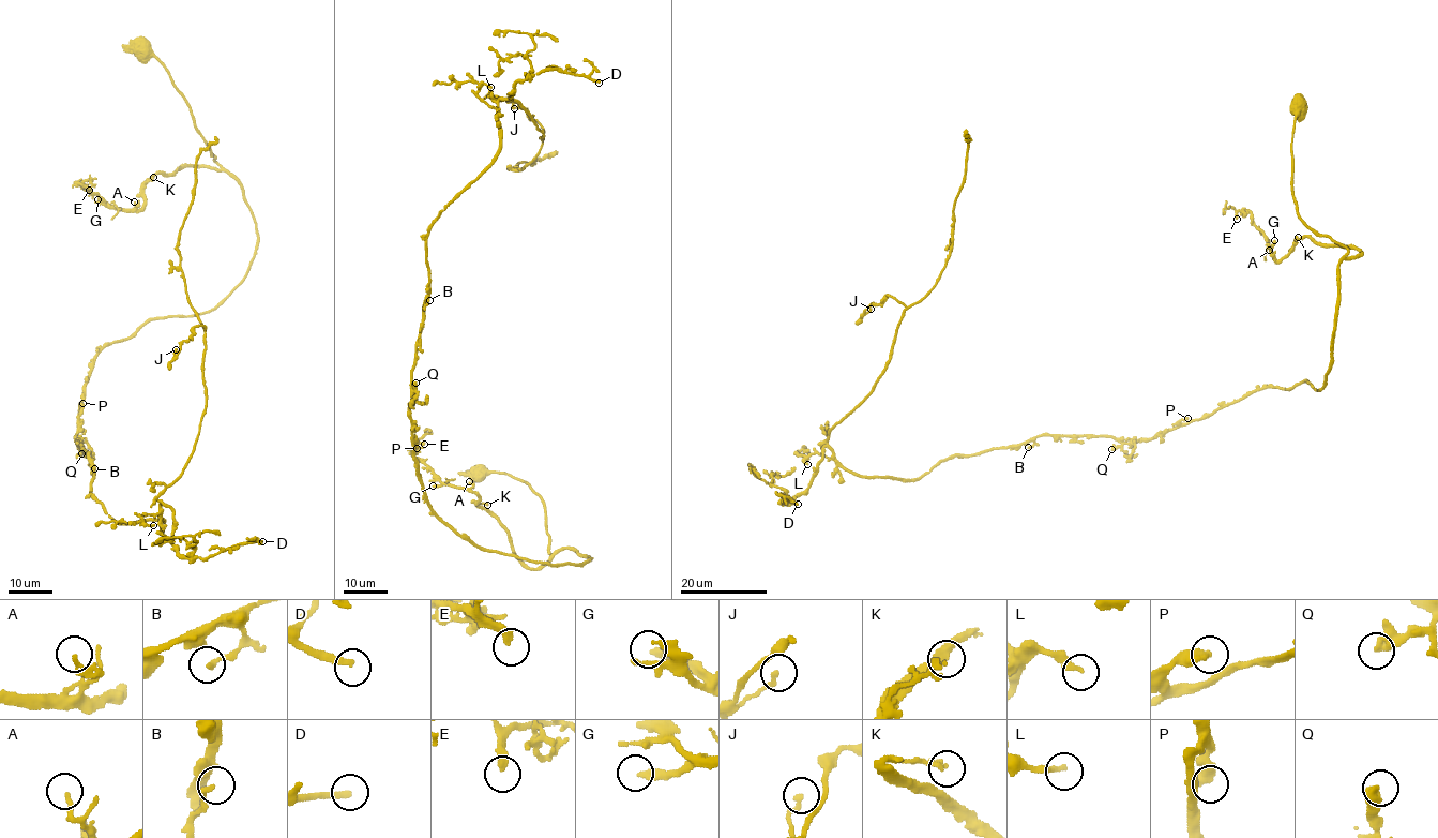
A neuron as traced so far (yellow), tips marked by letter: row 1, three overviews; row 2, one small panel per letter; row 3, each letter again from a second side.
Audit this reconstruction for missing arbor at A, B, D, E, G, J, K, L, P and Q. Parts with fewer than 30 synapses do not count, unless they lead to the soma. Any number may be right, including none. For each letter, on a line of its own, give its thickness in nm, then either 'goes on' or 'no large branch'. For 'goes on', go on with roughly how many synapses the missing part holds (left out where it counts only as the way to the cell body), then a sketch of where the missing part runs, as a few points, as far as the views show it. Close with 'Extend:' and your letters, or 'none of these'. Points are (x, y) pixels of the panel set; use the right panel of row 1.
A: 170 nm thick; no large branch
B: 220 nm thick; no large branch
D: 260 nm thick; goes on; about 120 synapses; missing branch runs (798, 504), (810, 517), (841, 538), (849, 548), (849, 554), (842, 559), (834, 549), (830, 551)
E: 340 nm thick; no large branch
G: 320 nm thick; goes on; about 60 synapses; missing branch runs (1274, 240), (1275, 234), (1275, 238), (1269, 241), (1256, 223), (1257, 193), (1243, 170), (1247, 153), (1239, 150)
J: 200 nm thick; no large branch
K: 140 nm thick; no large branch
L: 200 nm thick; no large branch
P: 440 nm thick; no large branch
Q: 300 nm thick; no large branch
Extend: D, G

